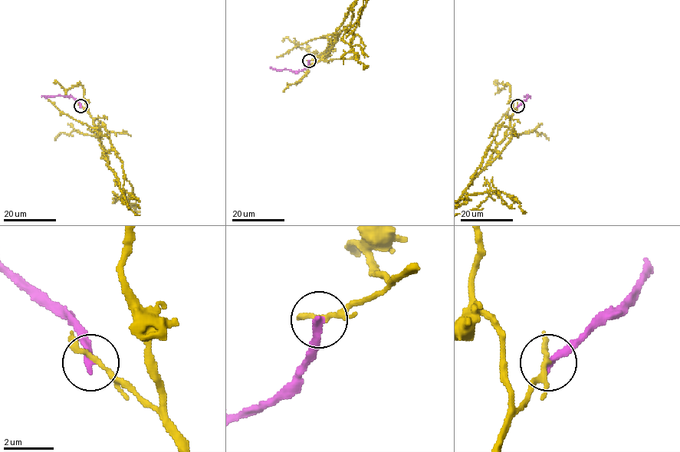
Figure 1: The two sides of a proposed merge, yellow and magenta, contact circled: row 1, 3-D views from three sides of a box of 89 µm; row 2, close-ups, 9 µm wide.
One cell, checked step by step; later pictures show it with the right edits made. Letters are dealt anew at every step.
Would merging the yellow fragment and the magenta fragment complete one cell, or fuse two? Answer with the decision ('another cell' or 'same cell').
another cell

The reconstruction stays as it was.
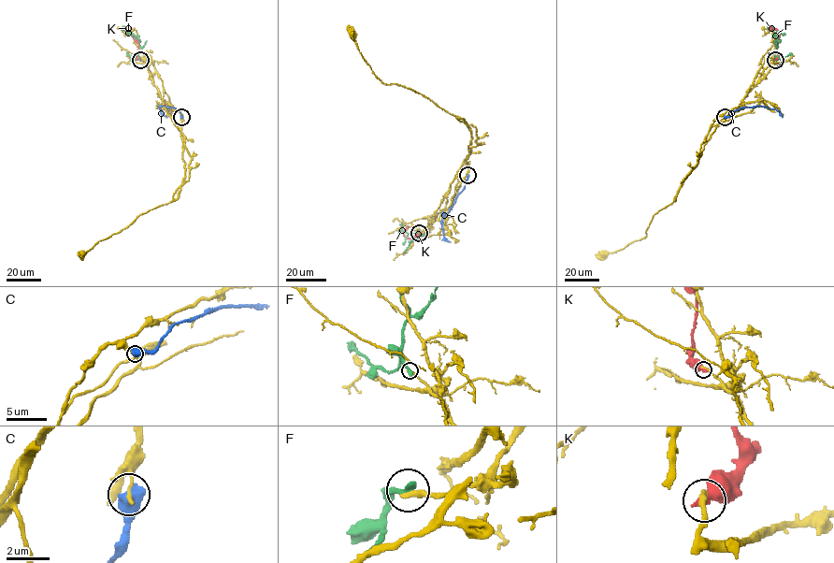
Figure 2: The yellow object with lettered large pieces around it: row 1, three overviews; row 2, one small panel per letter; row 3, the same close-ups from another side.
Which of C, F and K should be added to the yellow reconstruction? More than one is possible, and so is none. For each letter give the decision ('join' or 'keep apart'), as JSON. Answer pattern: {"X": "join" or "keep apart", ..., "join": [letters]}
{"C": "keep apart", "F": "keep apart", "K": "keep apart", "join": []}

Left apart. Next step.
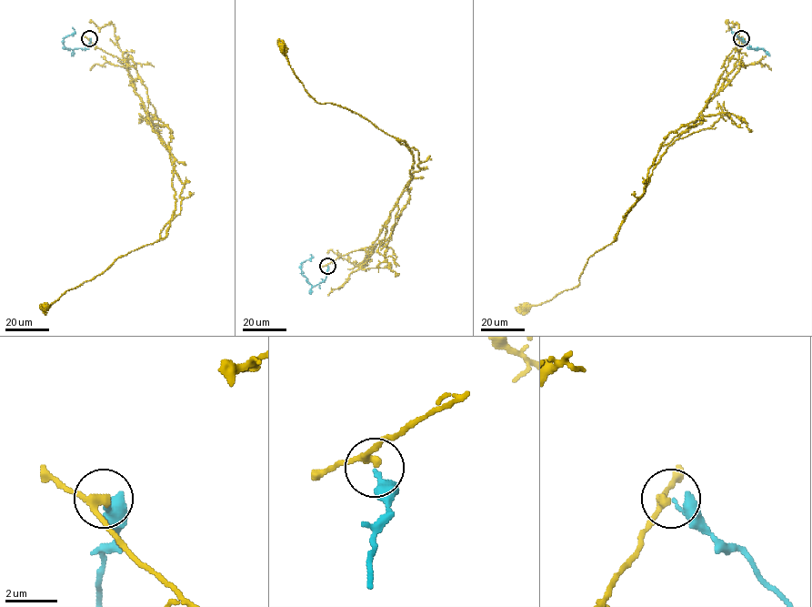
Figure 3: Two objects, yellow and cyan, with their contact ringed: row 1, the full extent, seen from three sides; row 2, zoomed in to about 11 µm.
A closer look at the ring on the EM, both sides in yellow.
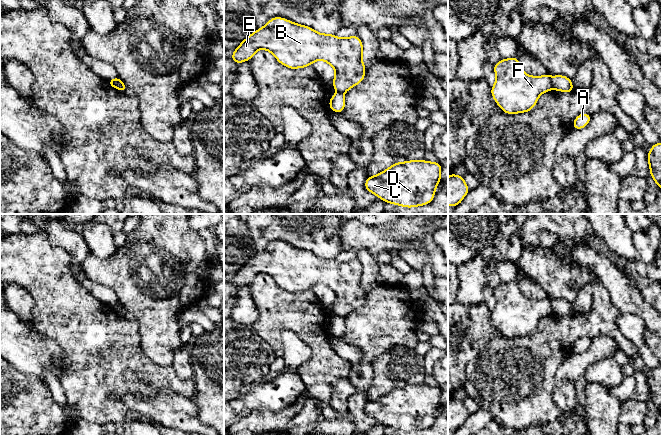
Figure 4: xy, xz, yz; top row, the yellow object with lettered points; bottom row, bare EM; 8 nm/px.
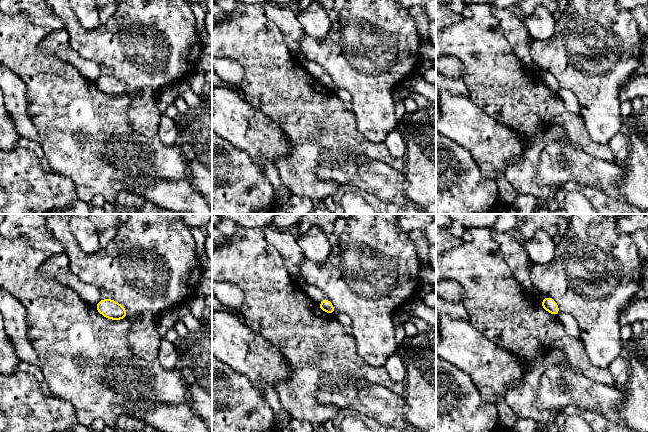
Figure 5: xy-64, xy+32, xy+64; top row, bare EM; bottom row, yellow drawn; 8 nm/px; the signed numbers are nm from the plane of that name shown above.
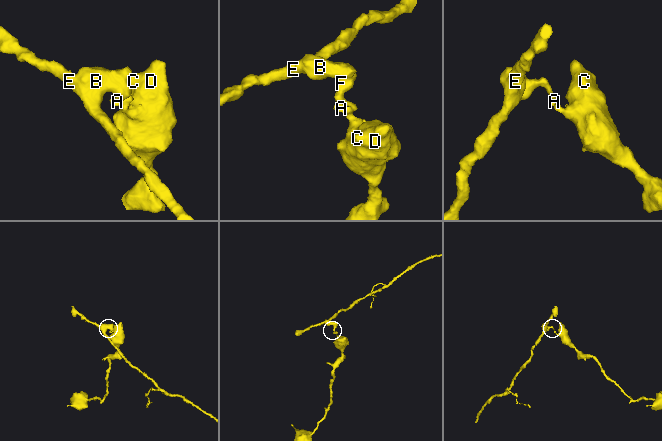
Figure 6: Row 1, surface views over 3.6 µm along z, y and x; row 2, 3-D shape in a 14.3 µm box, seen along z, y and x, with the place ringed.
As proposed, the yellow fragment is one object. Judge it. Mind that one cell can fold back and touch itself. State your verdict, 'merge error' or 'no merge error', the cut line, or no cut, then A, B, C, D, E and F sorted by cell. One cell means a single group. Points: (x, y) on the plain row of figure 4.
merge error | yz (550, 301), (553, 312) | A C D / B E F

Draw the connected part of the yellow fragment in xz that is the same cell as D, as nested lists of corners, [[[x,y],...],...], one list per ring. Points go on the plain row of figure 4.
[[[426,384],[398,386],[375,400],[368,400],[364,411],[382,425],[390,428],[407,432],[424,430],[434,423],[436,411],[441,406],[441,395],[440,386]]]

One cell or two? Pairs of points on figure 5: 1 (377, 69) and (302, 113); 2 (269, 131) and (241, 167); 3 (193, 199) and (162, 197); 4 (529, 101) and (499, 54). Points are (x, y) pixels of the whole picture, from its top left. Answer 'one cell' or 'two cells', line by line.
1: two cells
2: two cells
3: one cell
4: one cell

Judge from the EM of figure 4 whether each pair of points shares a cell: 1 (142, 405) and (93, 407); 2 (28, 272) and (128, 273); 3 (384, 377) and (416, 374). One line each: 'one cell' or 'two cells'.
1: two cells
2: two cells
3: one cell

